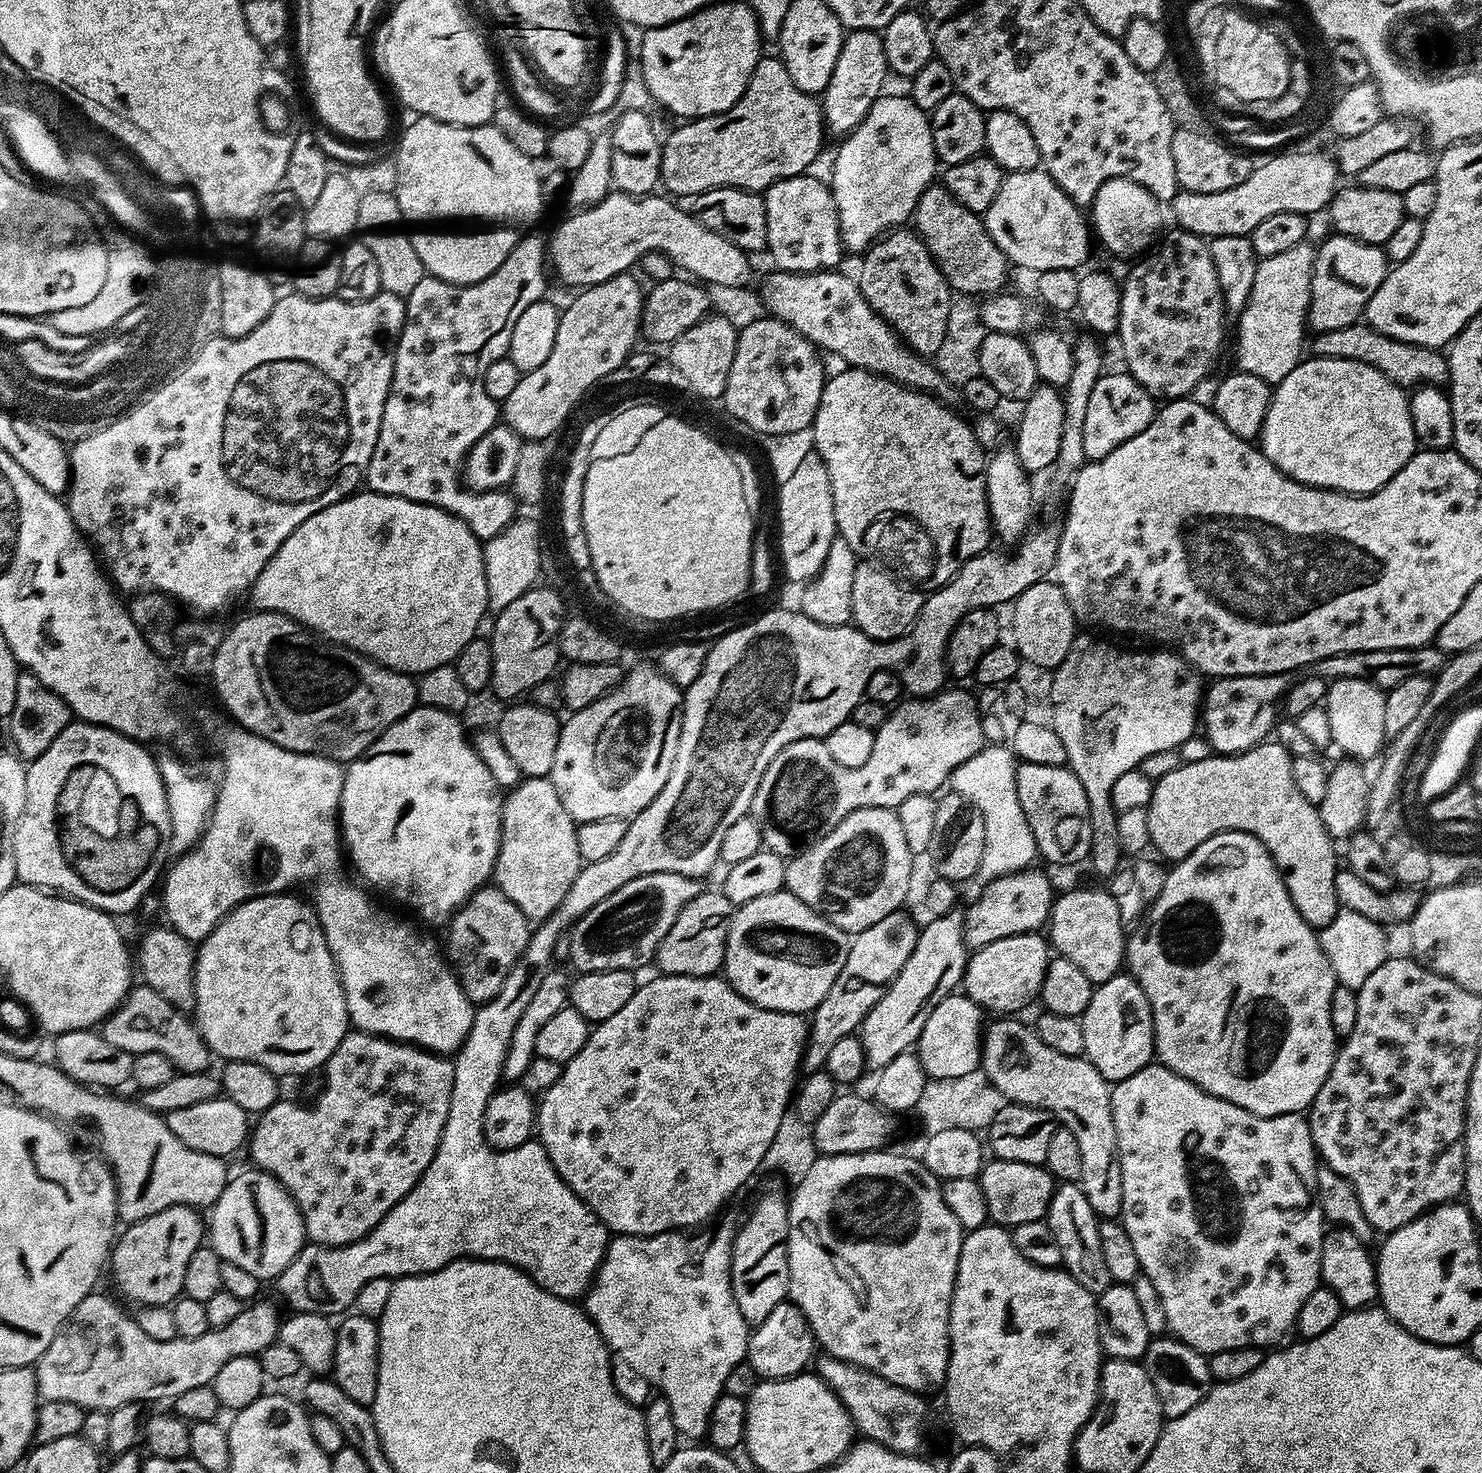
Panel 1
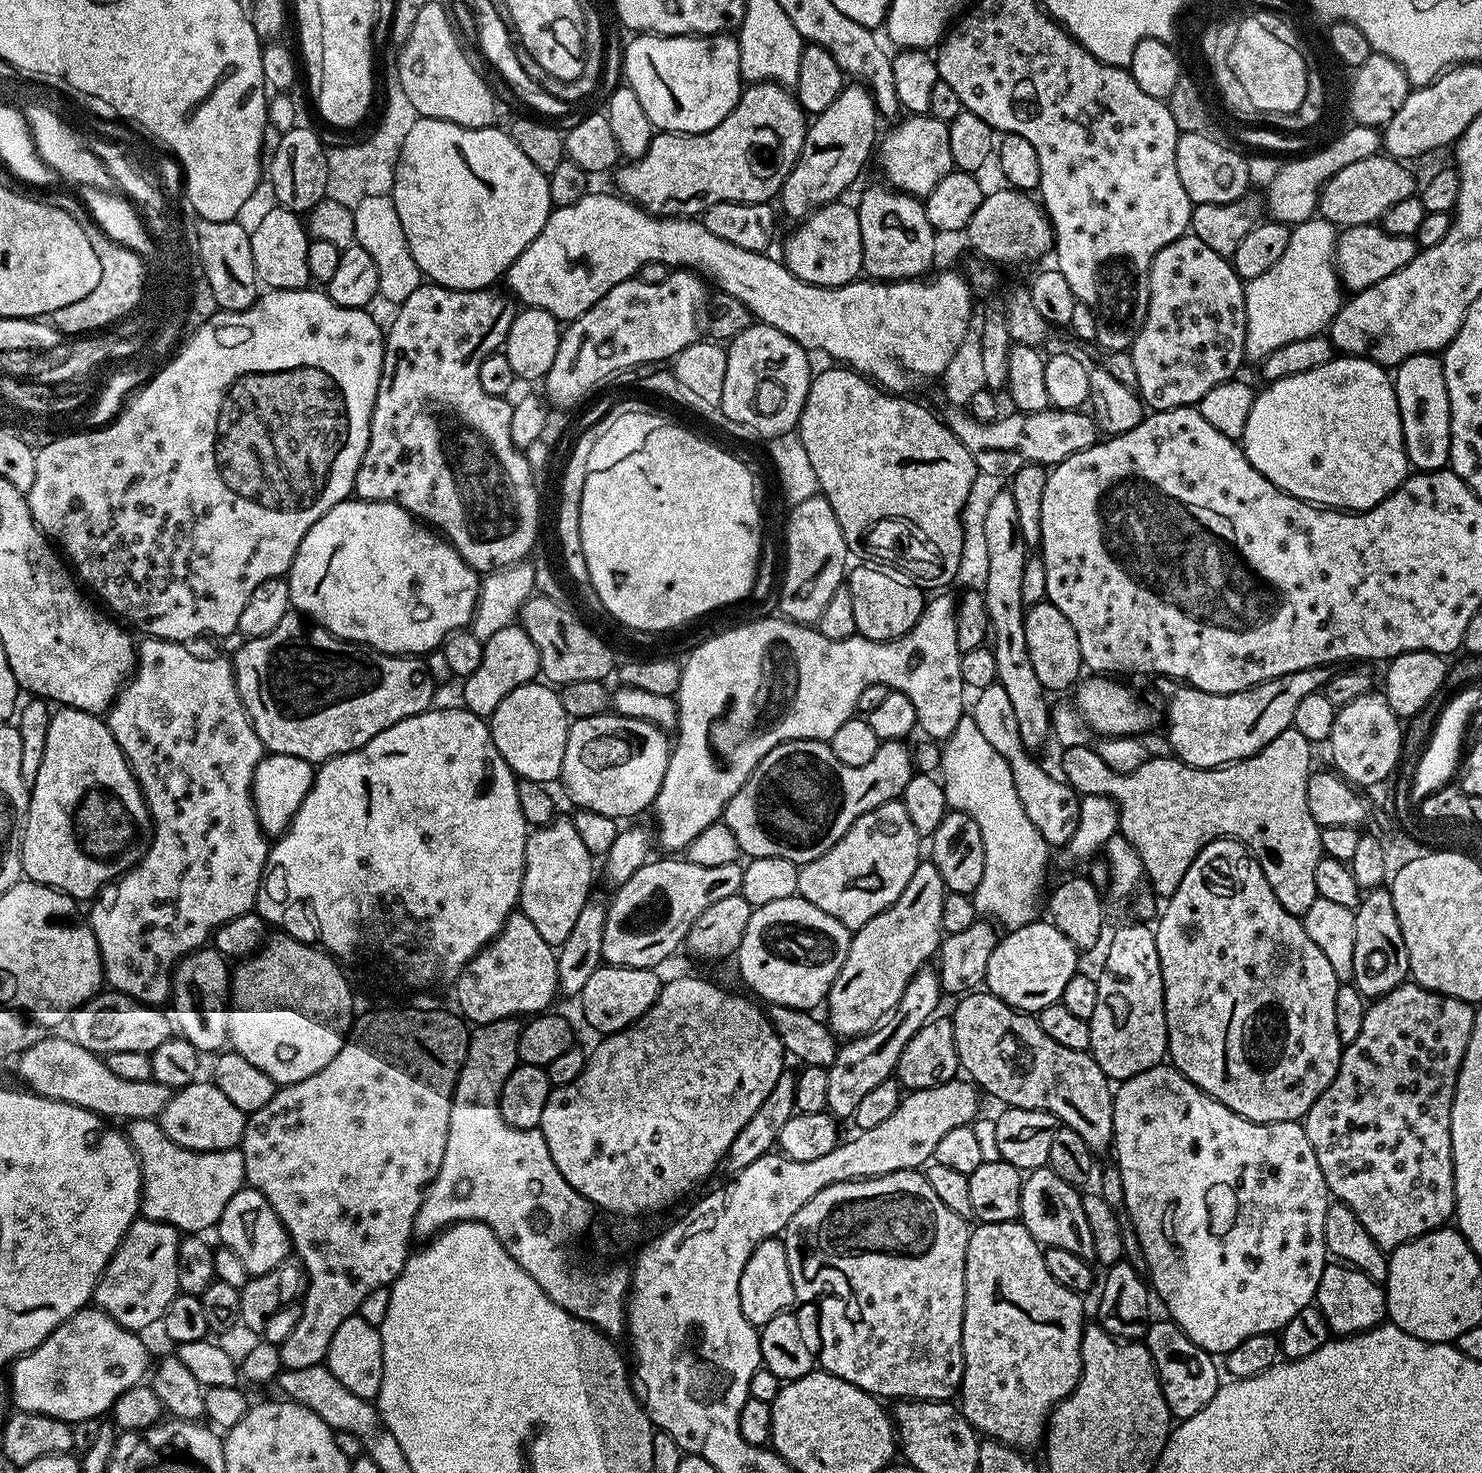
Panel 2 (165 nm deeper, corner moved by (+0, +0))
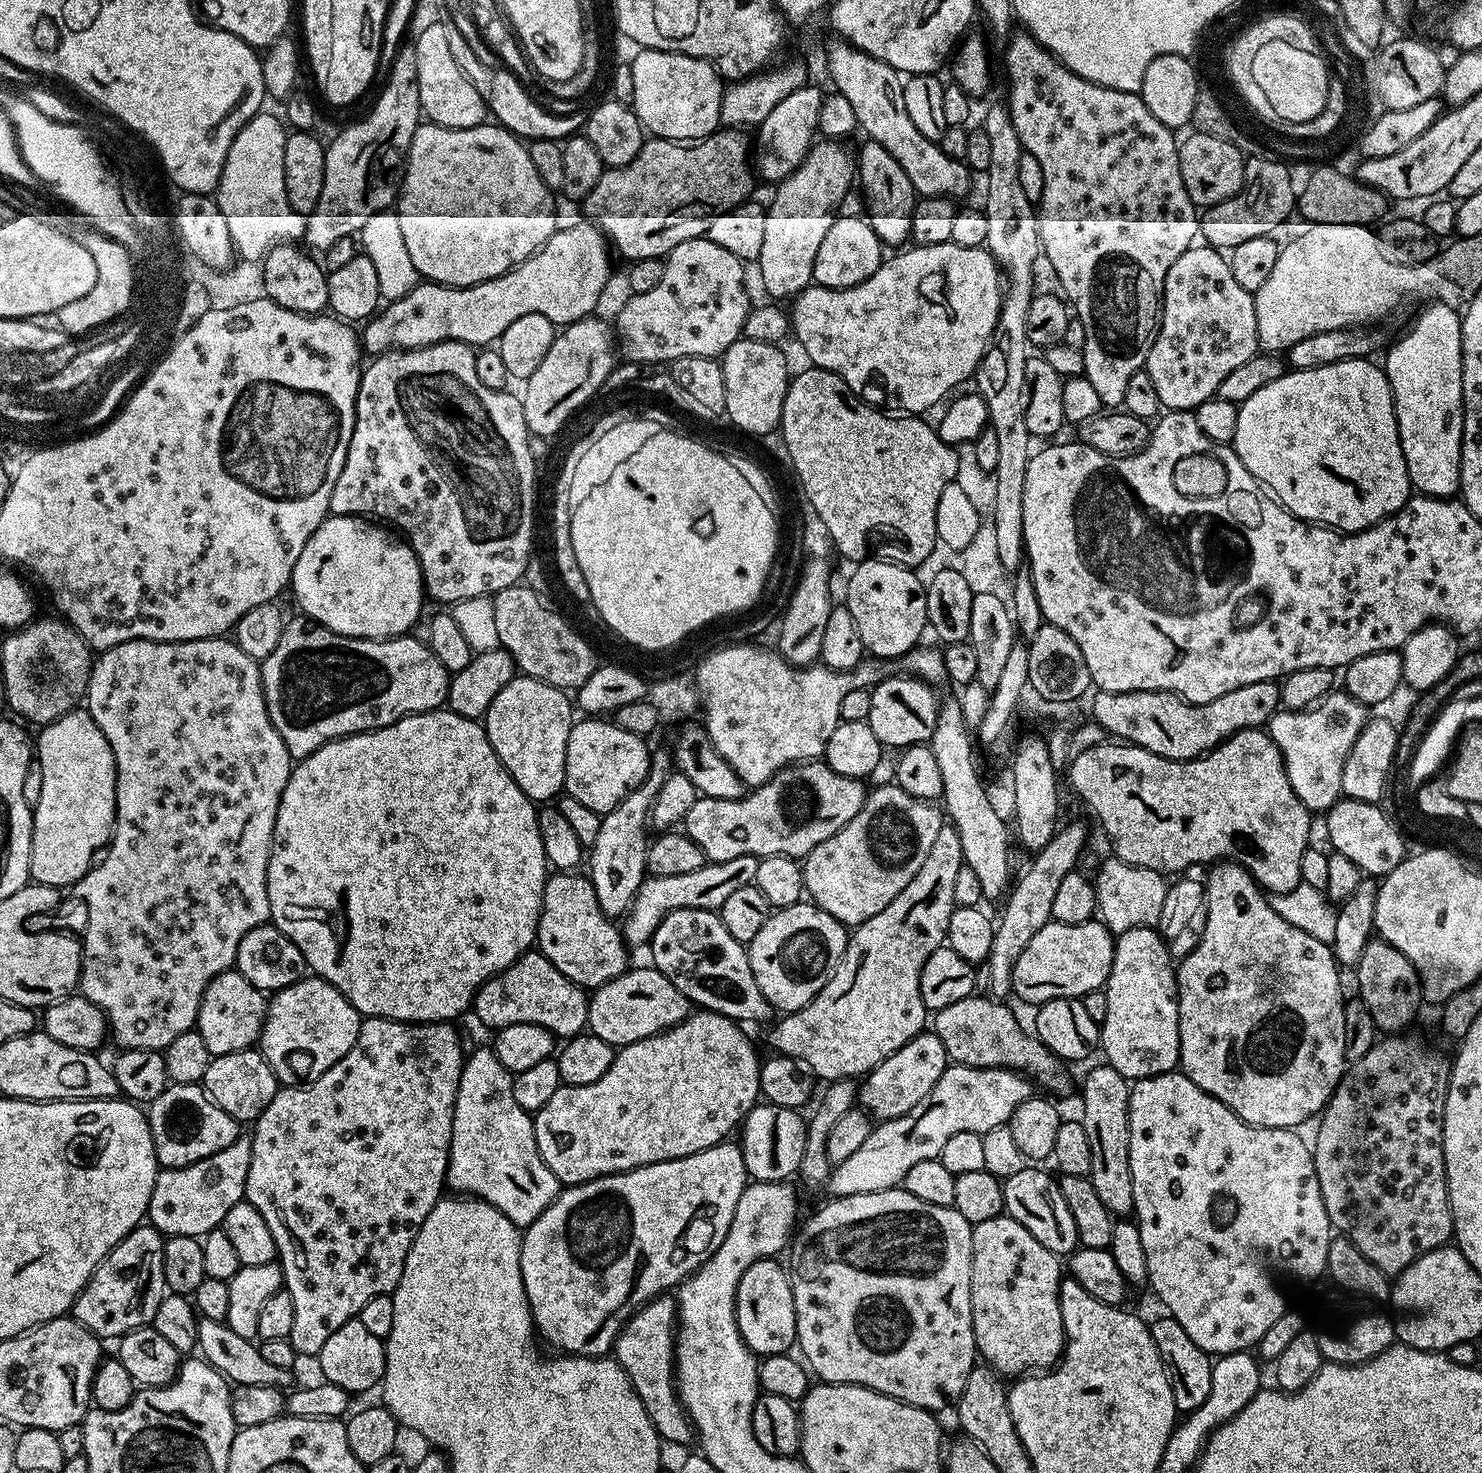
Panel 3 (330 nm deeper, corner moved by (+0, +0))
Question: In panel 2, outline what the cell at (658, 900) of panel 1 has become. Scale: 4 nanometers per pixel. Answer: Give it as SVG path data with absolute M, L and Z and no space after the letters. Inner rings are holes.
M686 858L649 859L607 901L606 926L602 926L602 954L605 965L623 968L656 968L668 960L688 938L690 926L714 902L739 893L744 864L694 866Z

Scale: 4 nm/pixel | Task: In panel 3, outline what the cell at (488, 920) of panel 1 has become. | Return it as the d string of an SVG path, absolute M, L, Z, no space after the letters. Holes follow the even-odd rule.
M548 970L548 973L536 984L536 976L528 972L525 976L516 976L512 980L516 992L509 996L484 996L480 994L474 1000L474 1013L491 1030L499 1030L515 1024L537 1024L547 1028L553 1034L561 1032L564 1038L581 1035L588 1022L588 1001L585 989L565 978L561 972Z

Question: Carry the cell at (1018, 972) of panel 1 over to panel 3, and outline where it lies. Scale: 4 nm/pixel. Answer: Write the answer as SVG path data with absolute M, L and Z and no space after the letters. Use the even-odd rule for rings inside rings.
M1093 918L1081 924L1063 924L1057 920L1049 920L1034 938L1026 945L1026 950L1018 954L1018 962L1014 962L1012 971L1012 992L1020 1000L1031 1006L1039 1006L1054 998L1083 998L1088 992L1098 992L1108 982L1108 975L1114 962L1114 934L1099 919Z

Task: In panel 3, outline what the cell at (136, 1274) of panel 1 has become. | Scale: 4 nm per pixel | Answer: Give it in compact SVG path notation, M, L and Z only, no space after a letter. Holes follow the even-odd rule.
M151 1226L138 1227L129 1236L124 1236L122 1242L118 1242L105 1254L104 1261L92 1271L92 1277L76 1297L76 1303L70 1309L76 1321L86 1326L86 1330L93 1332L97 1338L119 1338L136 1328L149 1327L154 1314L158 1314L158 1306L162 1306L162 1298L169 1291L164 1269L164 1241L162 1233Z

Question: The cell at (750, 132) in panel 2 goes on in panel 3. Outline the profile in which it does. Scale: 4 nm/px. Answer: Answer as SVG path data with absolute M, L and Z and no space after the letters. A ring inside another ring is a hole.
M717 130L713 132L712 135L689 144L675 140L661 140L659 138L645 139L644 145L638 150L638 154L626 166L622 166L621 168L604 168L603 171L601 171L594 190L590 190L590 194L584 197L582 201L584 212L588 215L585 217L604 233L607 243L611 245L615 251L617 248L617 250L625 256L625 261L631 262L634 260L645 260L646 258L667 257L668 253L674 250L674 246L678 246L678 242L686 242L687 240L704 236L708 230L708 222L713 216L722 214L731 208L736 208L749 199L748 191L752 188L752 176L754 180L754 172L750 167L749 141L747 144L740 135L741 133L736 130Z

